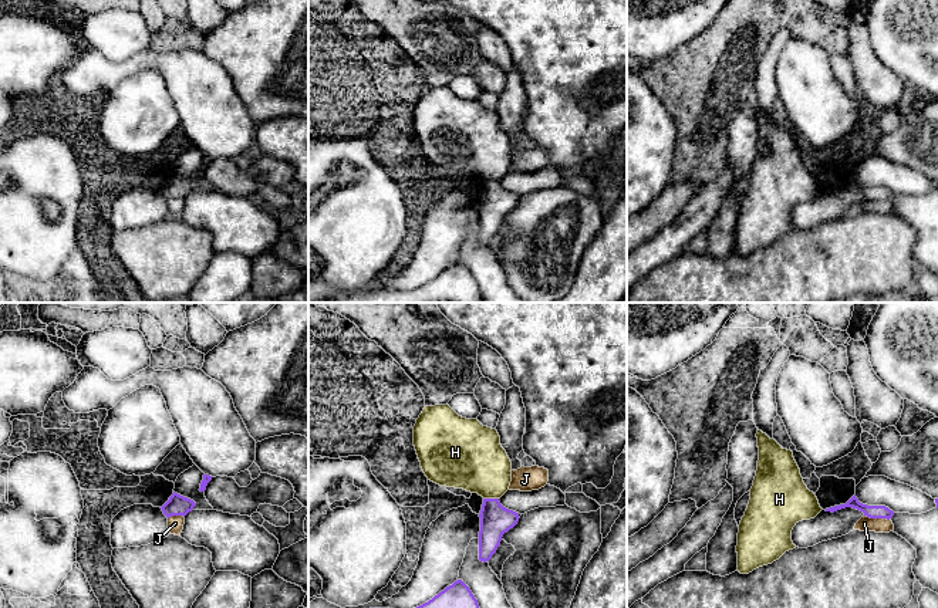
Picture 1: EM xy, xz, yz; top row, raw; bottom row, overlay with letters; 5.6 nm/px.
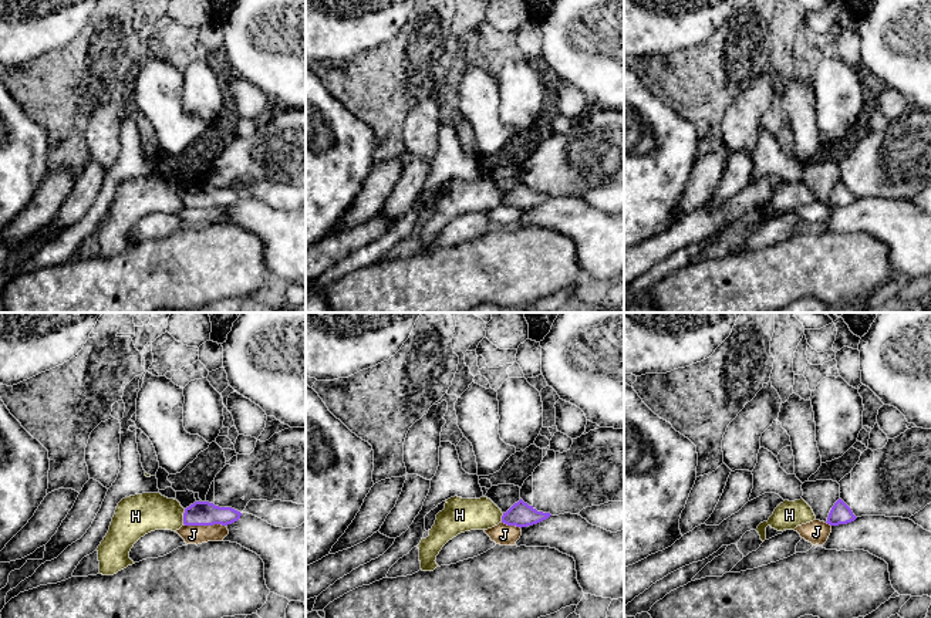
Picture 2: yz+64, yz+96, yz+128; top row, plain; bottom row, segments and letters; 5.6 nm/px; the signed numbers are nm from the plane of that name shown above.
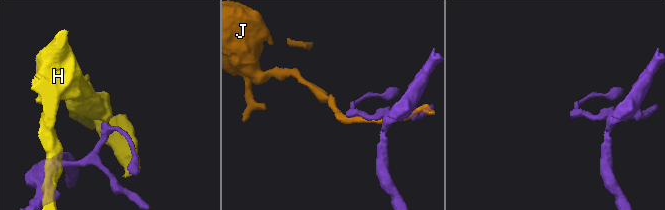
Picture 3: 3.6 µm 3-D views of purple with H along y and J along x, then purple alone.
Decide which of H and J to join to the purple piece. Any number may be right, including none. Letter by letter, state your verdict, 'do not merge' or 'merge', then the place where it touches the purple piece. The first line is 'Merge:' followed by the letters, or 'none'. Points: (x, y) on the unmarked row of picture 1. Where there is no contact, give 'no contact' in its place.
Merge: none
H: do not merge; contact xz (491, 181)
J: do not merge; contact yz (877, 199)

